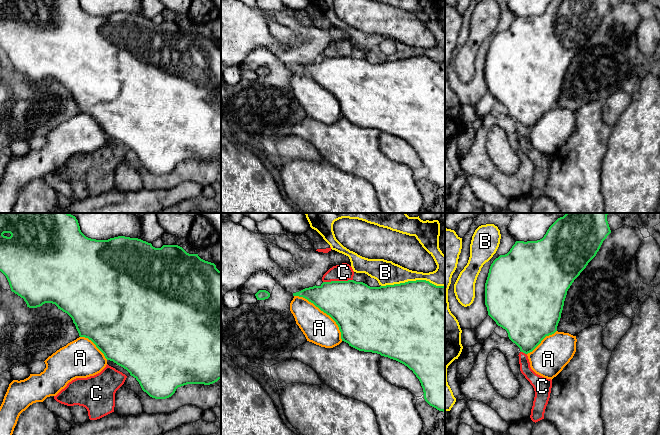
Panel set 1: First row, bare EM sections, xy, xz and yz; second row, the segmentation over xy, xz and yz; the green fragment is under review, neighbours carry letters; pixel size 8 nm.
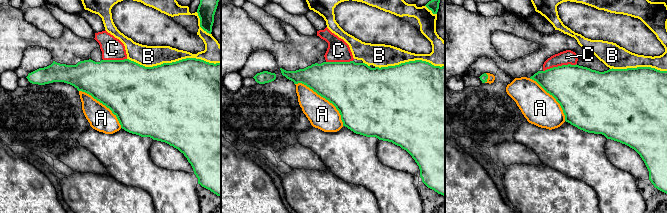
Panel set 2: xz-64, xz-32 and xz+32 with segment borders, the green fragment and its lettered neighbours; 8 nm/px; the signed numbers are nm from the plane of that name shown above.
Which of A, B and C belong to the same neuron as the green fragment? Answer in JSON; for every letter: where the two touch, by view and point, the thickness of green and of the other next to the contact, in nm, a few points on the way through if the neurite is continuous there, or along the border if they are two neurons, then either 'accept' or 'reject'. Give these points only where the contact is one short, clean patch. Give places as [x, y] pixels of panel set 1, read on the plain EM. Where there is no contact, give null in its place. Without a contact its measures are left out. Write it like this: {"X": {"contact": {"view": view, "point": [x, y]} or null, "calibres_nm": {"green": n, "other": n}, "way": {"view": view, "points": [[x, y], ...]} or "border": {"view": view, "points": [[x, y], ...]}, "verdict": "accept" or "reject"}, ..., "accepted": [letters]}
{"A": {"contact": {"view": "xz", "point": [324, 88]}, "calibres_nm": {"green": 400, "other": 260}, "verdict": "accept"}, "B": {"contact": {"view": "xz", "point": [412, 57]}, "calibres_nm": {"green": 500, "other": 190}, "verdict": "reject"}, "C": {"contact": {"view": "xz", "point": [337, 57]}, "calibres_nm": {"green": 400, "other": 140}, "verdict": "reject"}, "accepted": ["A"]}

